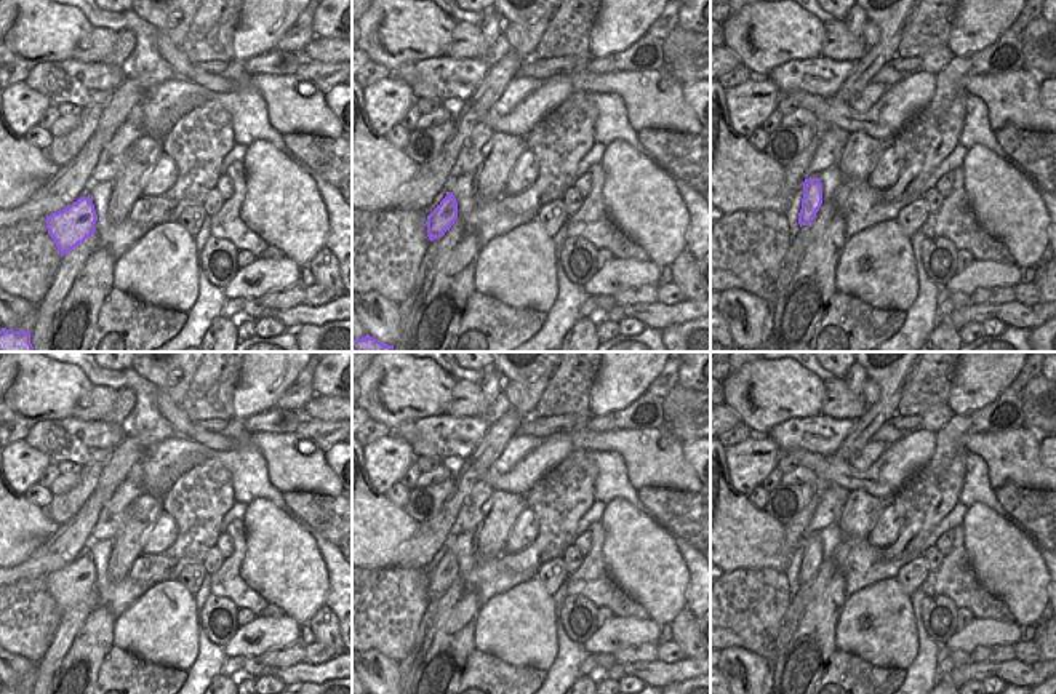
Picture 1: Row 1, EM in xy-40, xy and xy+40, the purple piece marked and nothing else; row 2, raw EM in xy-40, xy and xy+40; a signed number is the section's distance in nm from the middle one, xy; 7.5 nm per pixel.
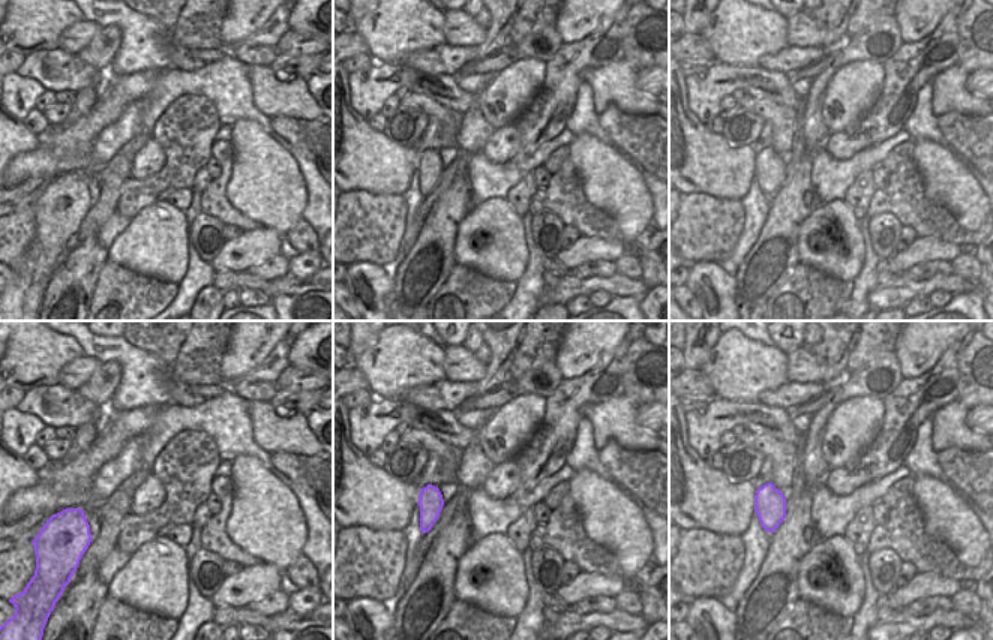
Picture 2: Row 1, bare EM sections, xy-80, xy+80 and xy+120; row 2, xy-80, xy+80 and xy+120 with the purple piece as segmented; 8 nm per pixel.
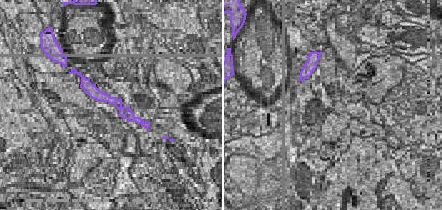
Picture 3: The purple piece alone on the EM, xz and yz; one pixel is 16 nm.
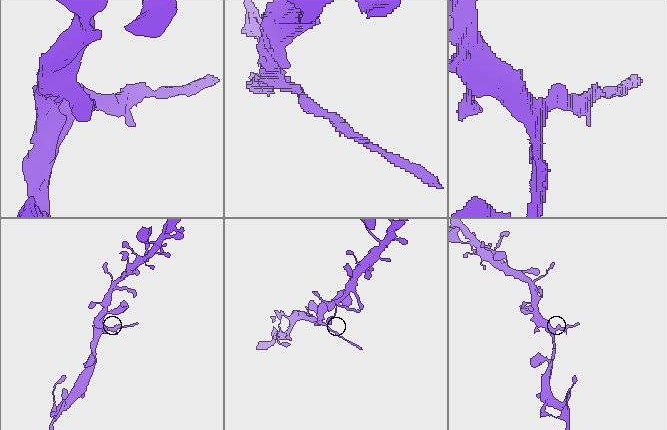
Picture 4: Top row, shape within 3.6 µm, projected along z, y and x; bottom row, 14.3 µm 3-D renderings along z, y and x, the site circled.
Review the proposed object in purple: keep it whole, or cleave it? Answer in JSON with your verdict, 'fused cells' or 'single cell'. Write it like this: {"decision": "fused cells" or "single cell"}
{"decision": "fused cells"}

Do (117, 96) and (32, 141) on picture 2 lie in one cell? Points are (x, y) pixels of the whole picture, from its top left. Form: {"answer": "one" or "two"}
{"answer": "two"}

